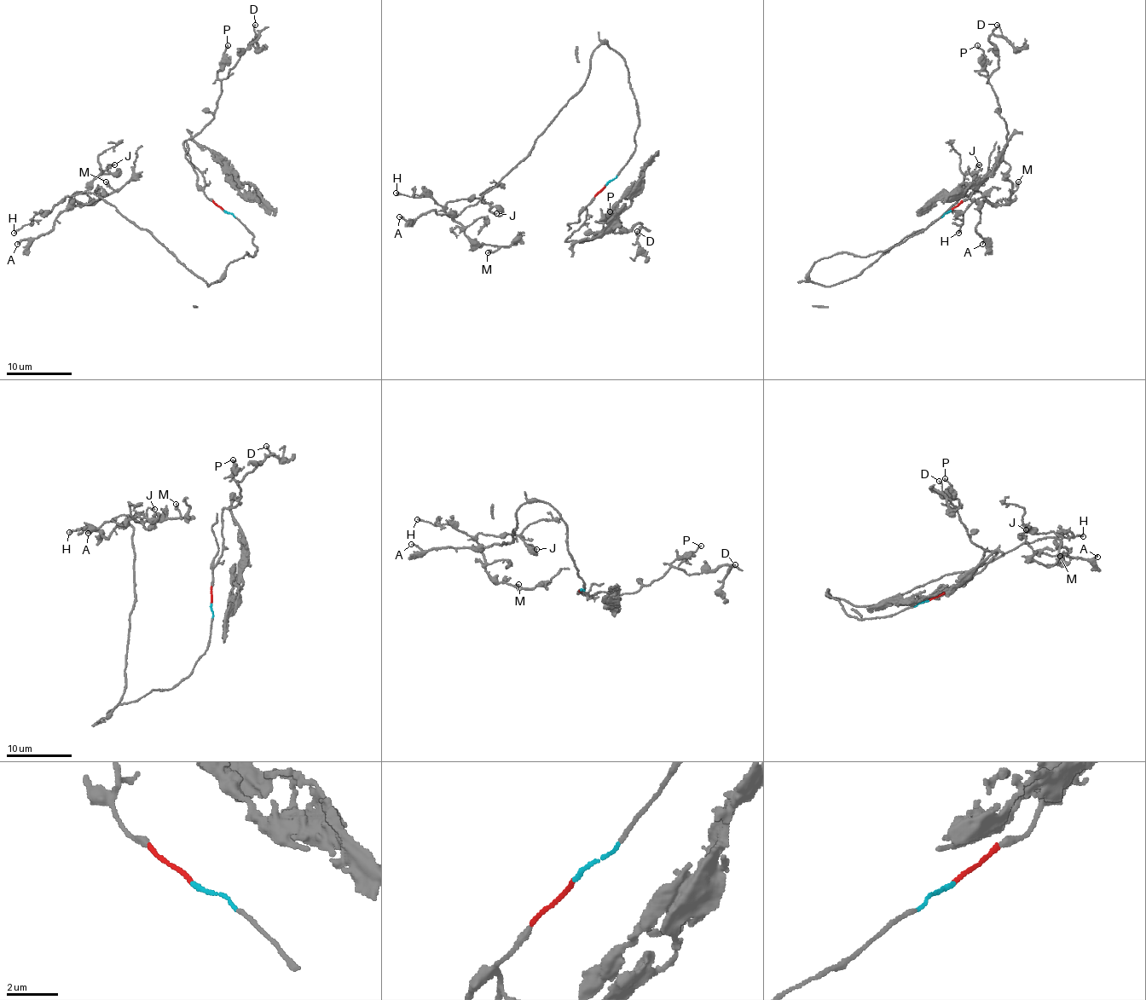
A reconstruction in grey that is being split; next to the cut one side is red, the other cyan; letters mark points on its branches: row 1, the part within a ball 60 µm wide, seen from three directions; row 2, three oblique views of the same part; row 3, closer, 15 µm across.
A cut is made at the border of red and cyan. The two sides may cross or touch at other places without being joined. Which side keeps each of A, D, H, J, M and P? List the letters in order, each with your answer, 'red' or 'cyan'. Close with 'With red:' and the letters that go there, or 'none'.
A: cyan
D: red
H: cyan
J: cyan
M: cyan
P: red
With red: D, P

